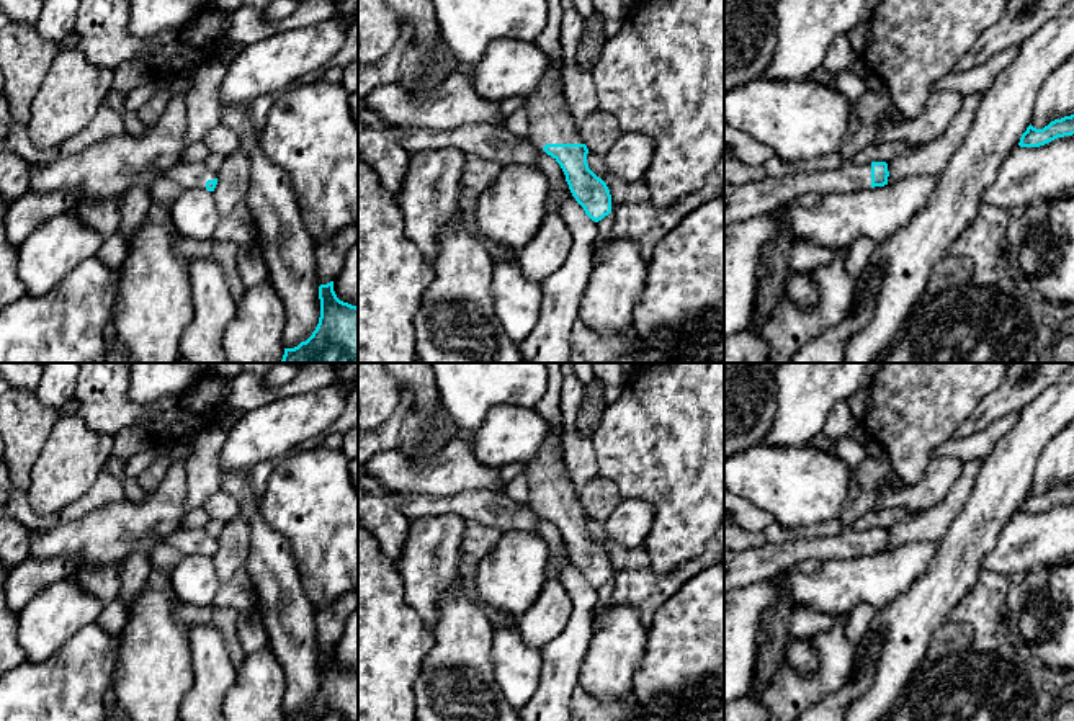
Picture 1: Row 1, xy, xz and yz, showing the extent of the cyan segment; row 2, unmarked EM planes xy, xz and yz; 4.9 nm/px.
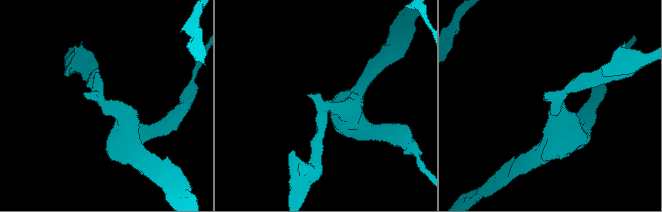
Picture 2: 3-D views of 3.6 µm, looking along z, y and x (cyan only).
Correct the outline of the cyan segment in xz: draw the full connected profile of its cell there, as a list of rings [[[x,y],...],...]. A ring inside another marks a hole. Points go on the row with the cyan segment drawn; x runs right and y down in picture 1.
[[[549,65],[541,83],[526,98],[528,137],[562,168],[575,201],[598,222],[611,213],[606,183],[587,163],[584,144],[562,90],[562,65]]]

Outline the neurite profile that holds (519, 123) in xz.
[[[526,106],[518,108],[513,114],[505,118],[503,124],[510,132],[526,137],[530,131],[530,114]]]

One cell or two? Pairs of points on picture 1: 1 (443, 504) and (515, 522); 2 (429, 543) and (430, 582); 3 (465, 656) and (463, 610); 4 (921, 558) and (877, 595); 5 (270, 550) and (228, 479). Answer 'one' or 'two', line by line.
1: one
2: one
3: one
4: one
5: one

